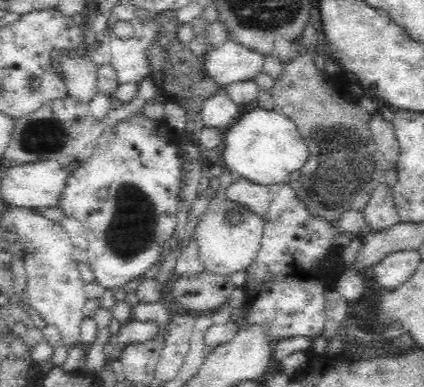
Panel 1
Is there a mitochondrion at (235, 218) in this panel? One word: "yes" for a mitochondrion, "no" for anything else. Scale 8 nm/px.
yes

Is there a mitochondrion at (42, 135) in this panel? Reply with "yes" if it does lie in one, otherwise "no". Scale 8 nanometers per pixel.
yes

